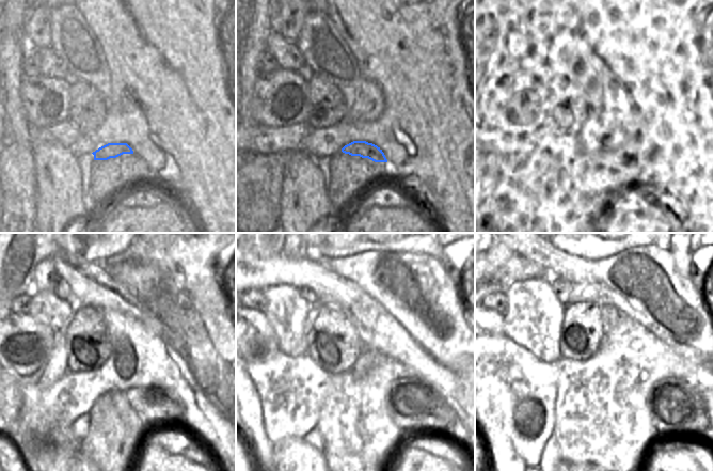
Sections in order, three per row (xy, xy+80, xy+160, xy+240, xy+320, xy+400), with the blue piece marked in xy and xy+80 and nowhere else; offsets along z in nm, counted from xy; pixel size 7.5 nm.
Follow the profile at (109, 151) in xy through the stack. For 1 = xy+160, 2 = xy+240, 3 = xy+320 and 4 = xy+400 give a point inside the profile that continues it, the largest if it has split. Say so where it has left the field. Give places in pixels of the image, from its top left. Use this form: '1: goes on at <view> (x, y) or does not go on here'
1: goes on at xy+160 (606, 156)
2: goes on at xy+240 (159, 405)
3: goes on at xy+320 (413, 403)
4: goes on at xy+400 (676, 406)

